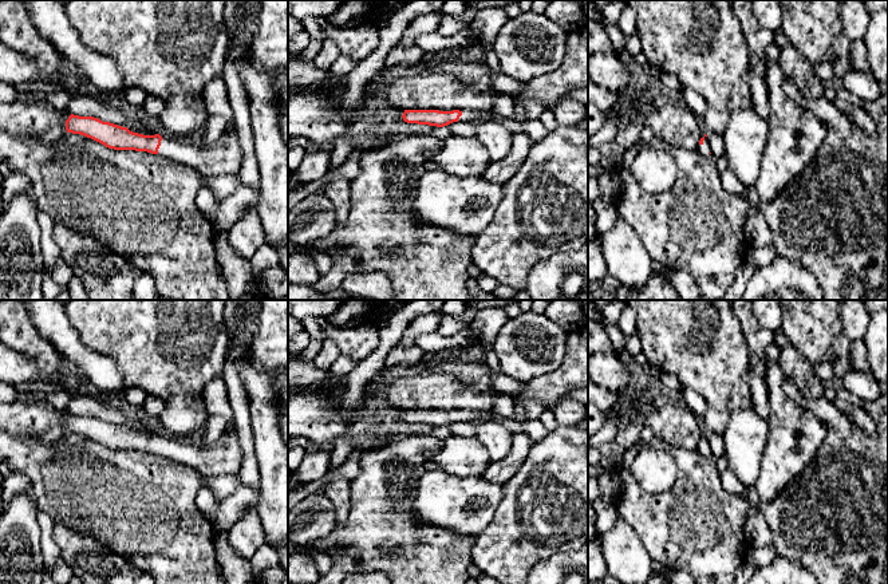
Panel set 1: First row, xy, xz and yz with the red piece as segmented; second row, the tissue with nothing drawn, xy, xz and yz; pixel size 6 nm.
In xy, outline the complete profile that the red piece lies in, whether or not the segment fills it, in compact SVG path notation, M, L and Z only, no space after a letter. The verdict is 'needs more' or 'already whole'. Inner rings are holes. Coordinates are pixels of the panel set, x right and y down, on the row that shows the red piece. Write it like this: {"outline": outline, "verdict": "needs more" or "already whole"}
{"outline": "M74 114L66 121L66 130L91 138L108 149L159 154L186 163L208 177L238 173L242 163L242 149L236 133L225 131L212 146L201 147L194 139L143 135L94 117Z", "verdict": "needs more"}

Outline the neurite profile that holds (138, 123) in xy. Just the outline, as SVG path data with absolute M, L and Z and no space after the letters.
M141 114L135 117L130 117L130 123L127 129L133 133L143 134L143 135L155 135L159 134L161 137L170 137L165 134L155 123L154 119L149 119Z

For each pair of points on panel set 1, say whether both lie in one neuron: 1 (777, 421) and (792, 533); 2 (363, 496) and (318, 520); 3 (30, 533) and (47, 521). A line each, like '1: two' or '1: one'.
1: two
2: two
3: two

